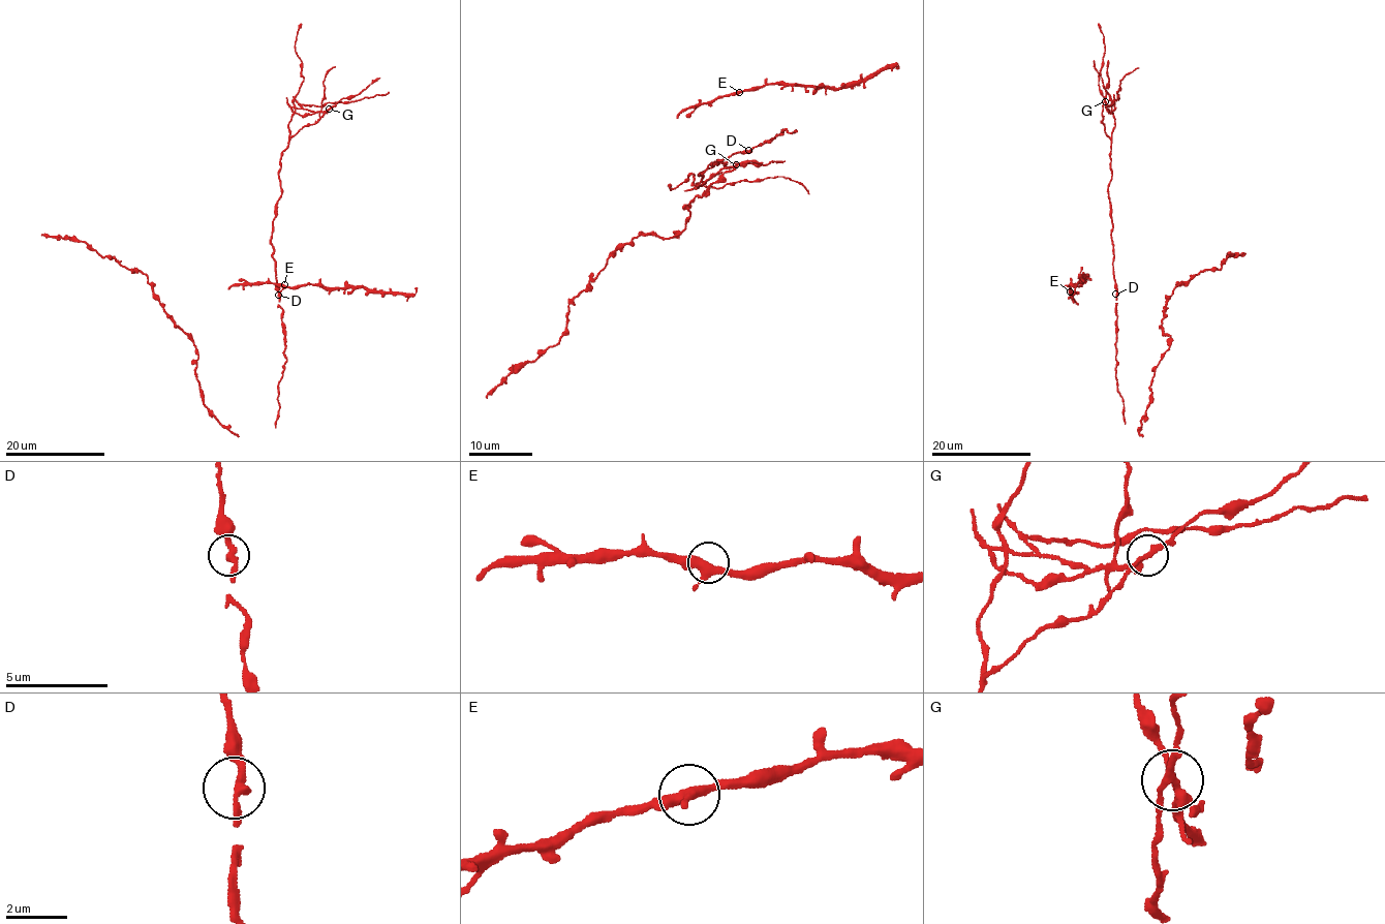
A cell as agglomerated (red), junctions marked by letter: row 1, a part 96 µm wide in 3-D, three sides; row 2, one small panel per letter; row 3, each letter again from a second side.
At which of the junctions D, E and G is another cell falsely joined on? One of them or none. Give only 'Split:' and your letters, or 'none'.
Split: G

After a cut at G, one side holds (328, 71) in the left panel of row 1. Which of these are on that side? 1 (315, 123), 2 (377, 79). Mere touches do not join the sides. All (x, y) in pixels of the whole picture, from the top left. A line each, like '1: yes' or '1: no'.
1: no
2: no

